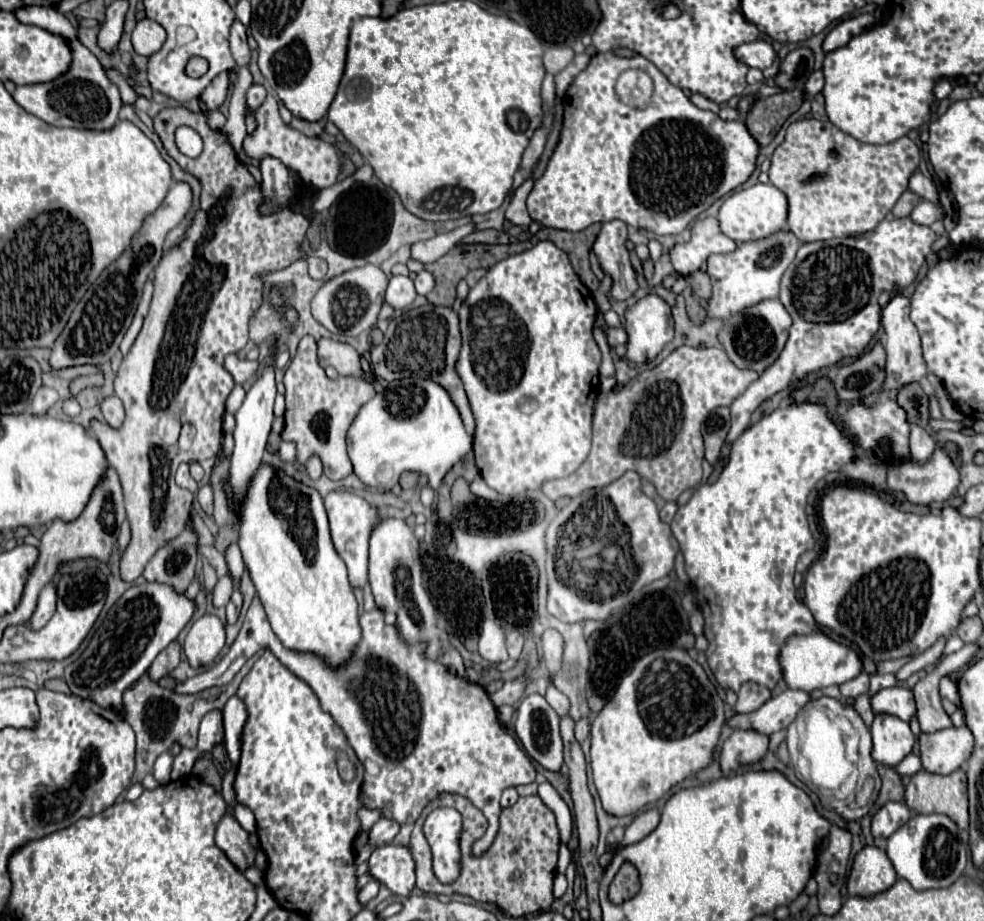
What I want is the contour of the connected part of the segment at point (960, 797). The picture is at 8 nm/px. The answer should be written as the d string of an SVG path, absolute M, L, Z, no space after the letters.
M964 769L952 775L918 771L906 785L906 805L914 813L948 815L960 829L968 829L968 793Z

